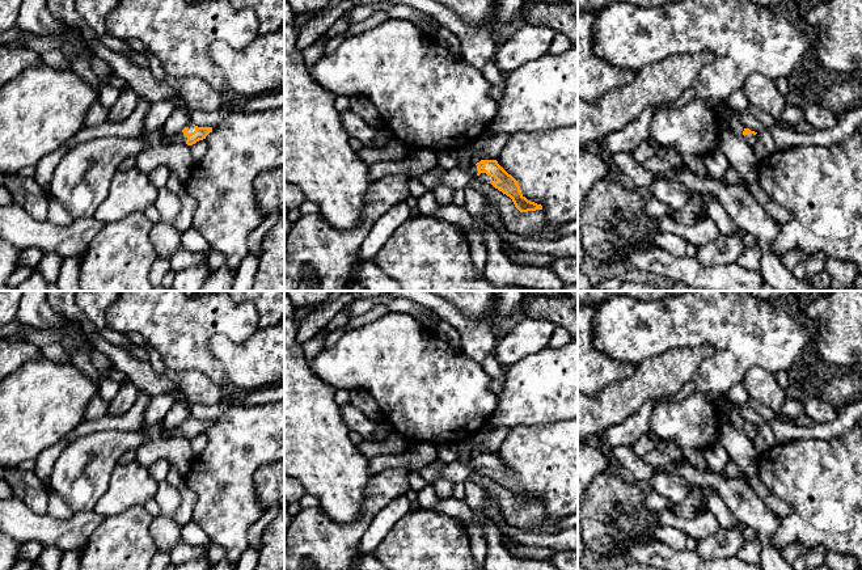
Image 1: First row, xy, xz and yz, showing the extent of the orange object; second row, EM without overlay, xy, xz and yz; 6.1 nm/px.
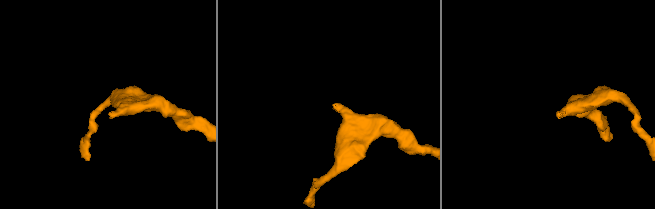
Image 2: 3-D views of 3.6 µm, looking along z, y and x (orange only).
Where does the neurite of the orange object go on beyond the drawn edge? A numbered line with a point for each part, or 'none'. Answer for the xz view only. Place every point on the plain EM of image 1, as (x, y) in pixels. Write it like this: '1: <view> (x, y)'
1: xz (456, 472)

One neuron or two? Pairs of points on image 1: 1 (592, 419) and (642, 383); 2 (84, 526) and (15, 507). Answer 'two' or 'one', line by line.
1: one
2: one

